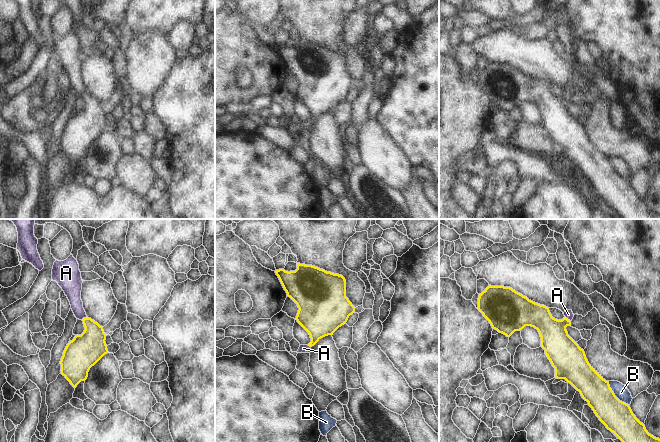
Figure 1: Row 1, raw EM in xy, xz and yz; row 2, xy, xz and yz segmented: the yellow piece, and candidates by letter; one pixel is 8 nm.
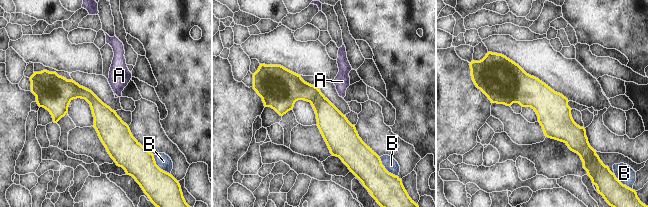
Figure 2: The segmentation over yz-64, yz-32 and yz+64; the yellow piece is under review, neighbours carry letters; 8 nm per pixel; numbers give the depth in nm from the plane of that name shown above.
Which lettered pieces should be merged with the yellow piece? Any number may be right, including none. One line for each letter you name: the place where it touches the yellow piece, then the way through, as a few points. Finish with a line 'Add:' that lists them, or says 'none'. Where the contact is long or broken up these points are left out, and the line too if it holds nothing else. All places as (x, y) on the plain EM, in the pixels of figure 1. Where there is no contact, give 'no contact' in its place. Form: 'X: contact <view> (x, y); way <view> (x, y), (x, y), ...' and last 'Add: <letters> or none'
A: contact yz (567, 95); way yz (560, 124), (560, 102), (567, 95), (568, 90)
Add: A

